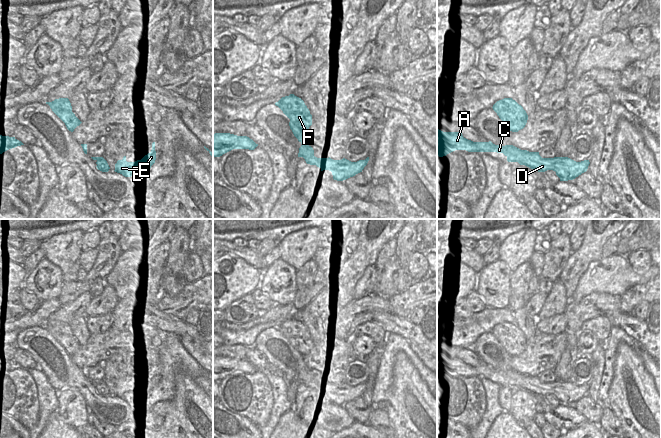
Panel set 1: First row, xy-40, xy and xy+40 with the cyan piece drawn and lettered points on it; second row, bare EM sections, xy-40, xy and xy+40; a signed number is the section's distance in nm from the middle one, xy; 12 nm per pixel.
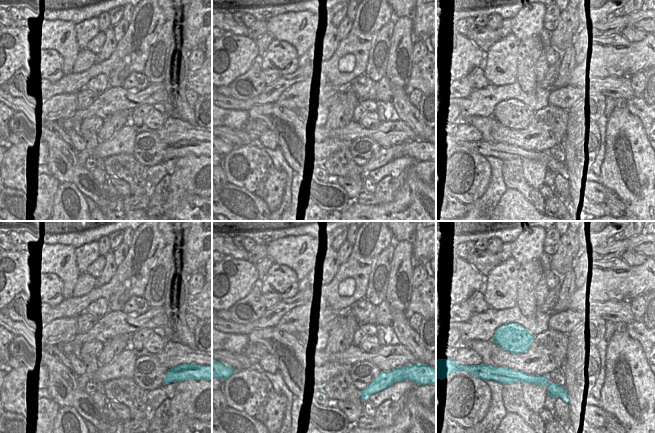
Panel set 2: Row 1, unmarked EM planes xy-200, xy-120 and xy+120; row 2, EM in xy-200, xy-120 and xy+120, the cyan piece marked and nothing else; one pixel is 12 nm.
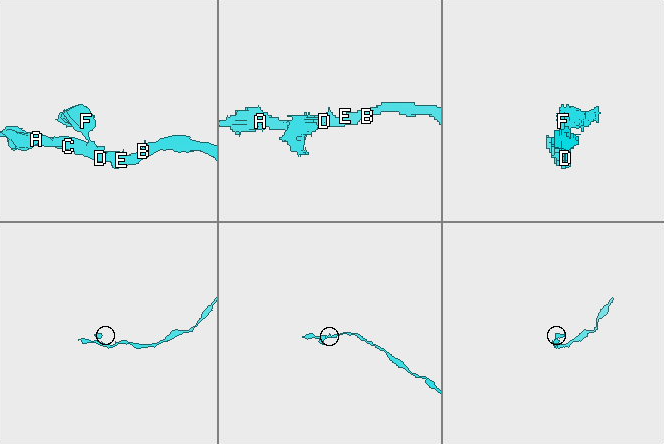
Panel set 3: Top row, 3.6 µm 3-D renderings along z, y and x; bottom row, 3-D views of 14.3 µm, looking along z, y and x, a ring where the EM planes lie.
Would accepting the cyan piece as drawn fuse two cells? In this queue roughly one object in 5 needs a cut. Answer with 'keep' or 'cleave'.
cleave

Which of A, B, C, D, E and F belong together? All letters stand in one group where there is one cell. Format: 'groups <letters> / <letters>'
groups A B C D E / F

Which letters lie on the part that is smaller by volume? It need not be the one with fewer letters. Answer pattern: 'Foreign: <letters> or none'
Foreign: F

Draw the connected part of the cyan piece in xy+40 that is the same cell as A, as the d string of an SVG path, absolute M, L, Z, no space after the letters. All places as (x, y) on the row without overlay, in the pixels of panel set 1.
M437 353L437 380L443 381L455 374L468 376L503 377L508 386L518 386L538 396L553 394L560 405L573 404L586 396L589 384L576 386L568 381L542 382L539 376L521 374L513 369L495 369L489 366L473 366L463 361L460 356L443 356Z

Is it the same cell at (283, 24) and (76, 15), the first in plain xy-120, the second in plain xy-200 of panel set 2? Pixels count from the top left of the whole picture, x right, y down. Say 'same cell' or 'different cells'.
different cells

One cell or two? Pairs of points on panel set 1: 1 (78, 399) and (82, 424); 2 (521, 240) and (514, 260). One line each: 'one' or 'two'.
1: one
2: one

